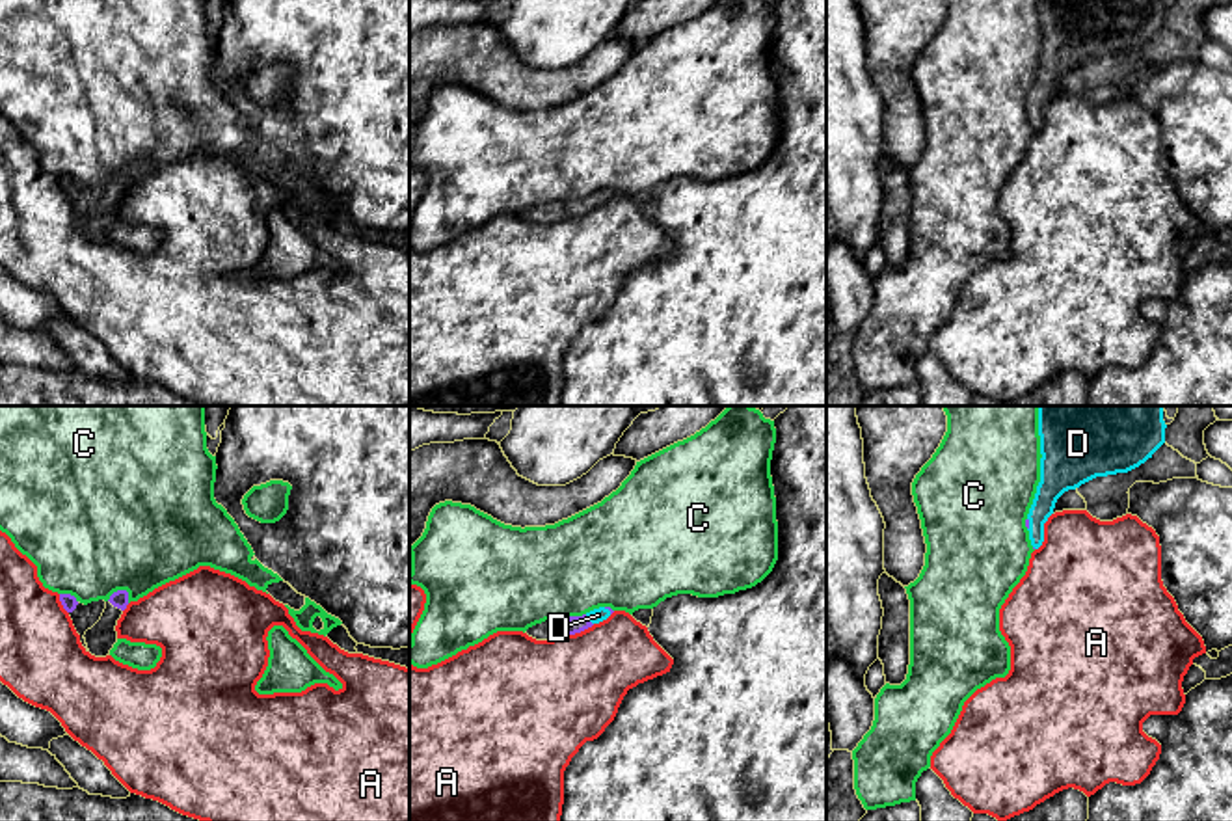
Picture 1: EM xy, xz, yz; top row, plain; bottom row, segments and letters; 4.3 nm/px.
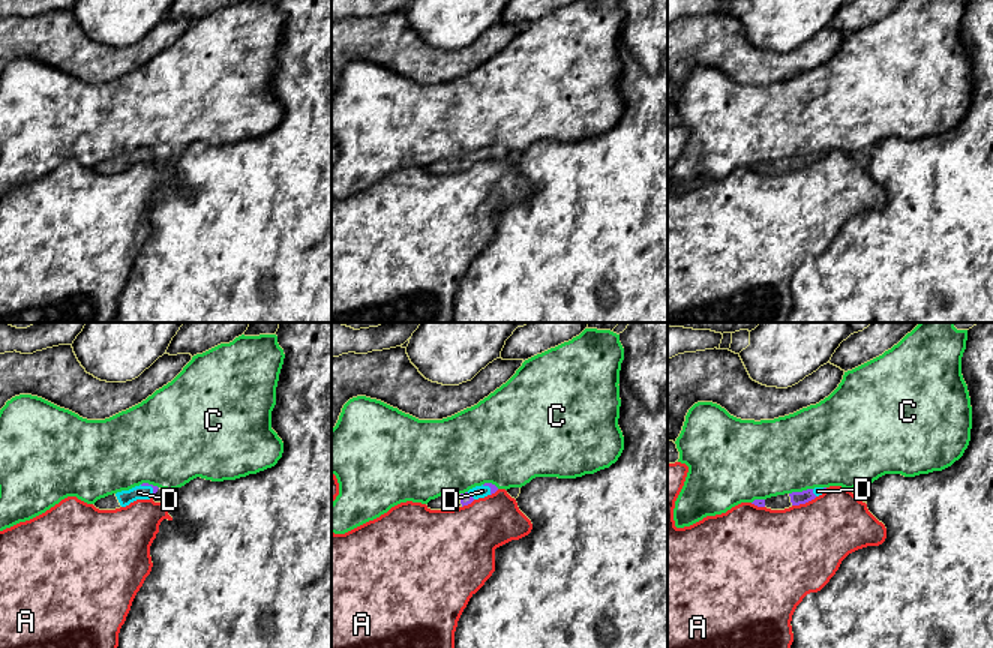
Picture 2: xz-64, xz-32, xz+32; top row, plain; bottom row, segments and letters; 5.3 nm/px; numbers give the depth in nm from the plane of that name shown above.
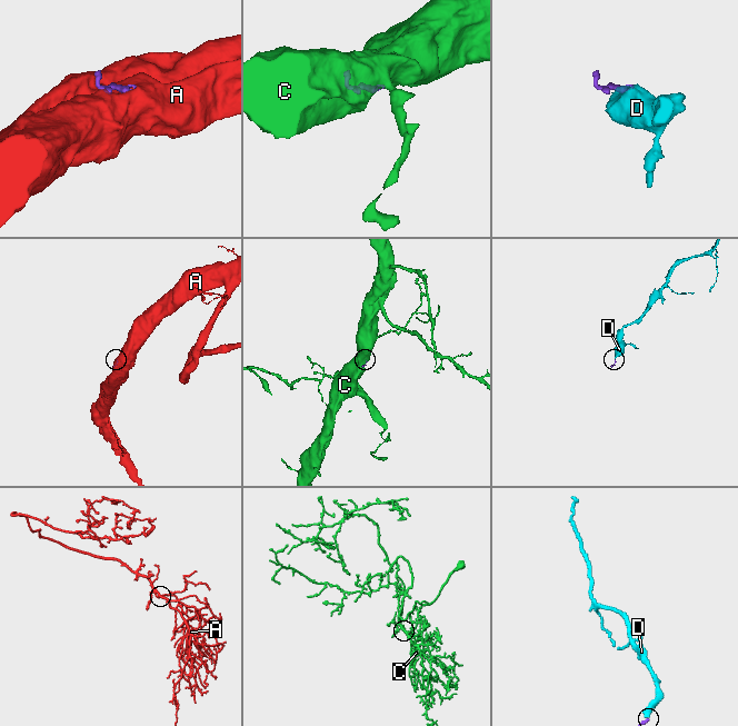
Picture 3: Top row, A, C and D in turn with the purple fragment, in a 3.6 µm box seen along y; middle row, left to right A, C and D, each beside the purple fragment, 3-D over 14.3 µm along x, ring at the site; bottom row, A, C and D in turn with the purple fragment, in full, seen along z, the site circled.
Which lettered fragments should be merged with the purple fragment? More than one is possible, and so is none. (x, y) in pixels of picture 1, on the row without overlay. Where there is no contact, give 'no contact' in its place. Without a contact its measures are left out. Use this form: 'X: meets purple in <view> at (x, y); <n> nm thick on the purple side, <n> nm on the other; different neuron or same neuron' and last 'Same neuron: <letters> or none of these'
A: meets purple in xz at (579, 215); 80 nm thick on the purple side, 440 nm on the other; different neuron
C: meets purple in xy at (118, 174); 70 nm thick on the purple side, 500 nm on the other; different neuron
D: meets purple in xz at (589, 203); 80 nm thick on the purple side, 60 nm on the other; same neuron
Same neuron: D

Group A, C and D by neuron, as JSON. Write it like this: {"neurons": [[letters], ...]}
{"neurons": [["A"], ["C"], ["D"]]}

